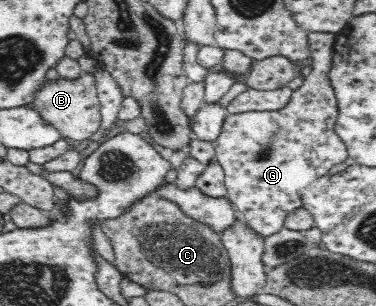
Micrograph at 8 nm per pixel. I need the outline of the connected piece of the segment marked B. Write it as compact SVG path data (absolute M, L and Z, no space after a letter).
M85 72L73 80L58 76L56 80L45 78L45 82L35 90L33 100L29 104L39 116L52 124L63 138L72 138L88 142L101 126L100 100L96 89L96 80L93 72Z

